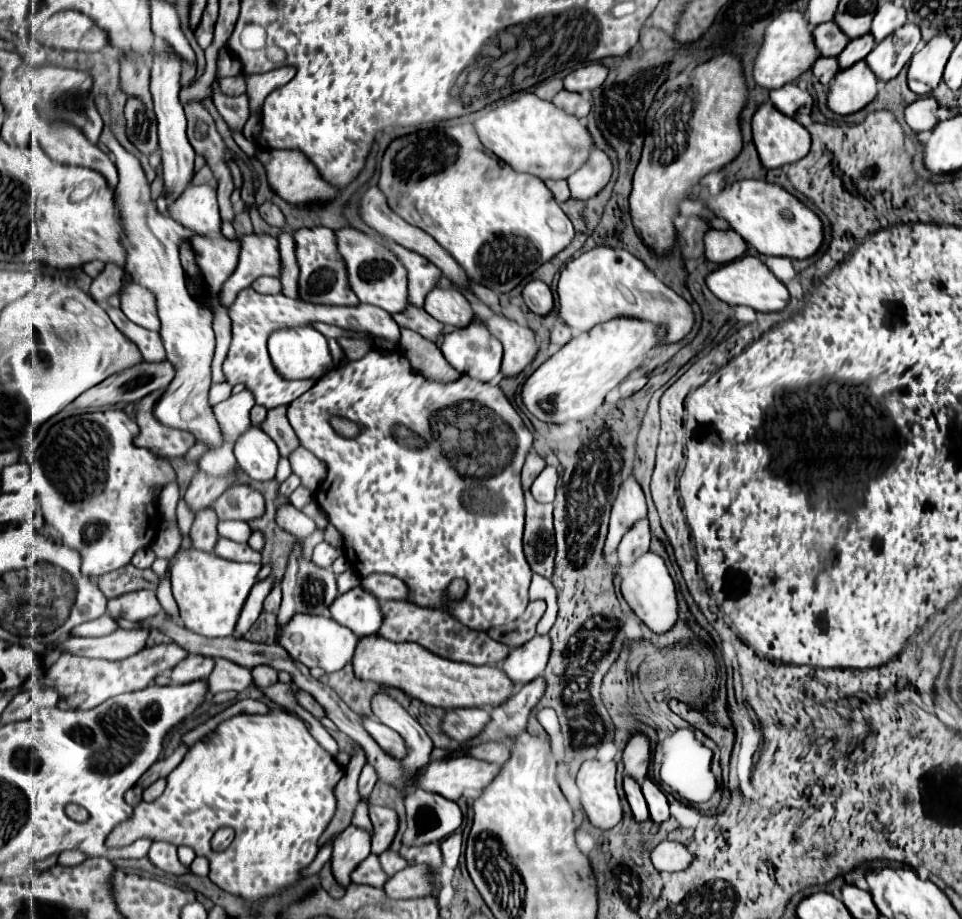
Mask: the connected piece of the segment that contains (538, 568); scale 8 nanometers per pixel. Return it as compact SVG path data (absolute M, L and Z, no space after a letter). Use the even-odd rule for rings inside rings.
M529 489L525 491L527 503L527 519L525 519L525 557L531 565L533 573L543 577L553 575L553 559L555 559L555 537L553 537L553 505L537 503Z

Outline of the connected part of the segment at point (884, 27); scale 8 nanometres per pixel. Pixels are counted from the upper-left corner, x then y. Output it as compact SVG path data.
M883 3L871 23L871 35L875 37L875 43L881 43L887 35L891 35L895 29L905 25L905 9L895 3Z

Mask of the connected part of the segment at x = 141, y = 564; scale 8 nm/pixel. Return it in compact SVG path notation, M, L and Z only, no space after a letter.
M145 547L145 551L137 551L137 555L131 559L131 563L139 569L149 569L155 561L155 553L151 547Z

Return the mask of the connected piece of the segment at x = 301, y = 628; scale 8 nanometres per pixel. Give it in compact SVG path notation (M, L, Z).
M295 615L289 621L289 627L285 627L285 631L281 633L279 643L283 649L287 649L287 653L295 661L307 665L309 669L321 667L325 673L335 673L335 671L343 669L349 663L349 659L353 657L357 635L353 631L349 631L347 627L341 627L337 621L327 619L327 617Z

